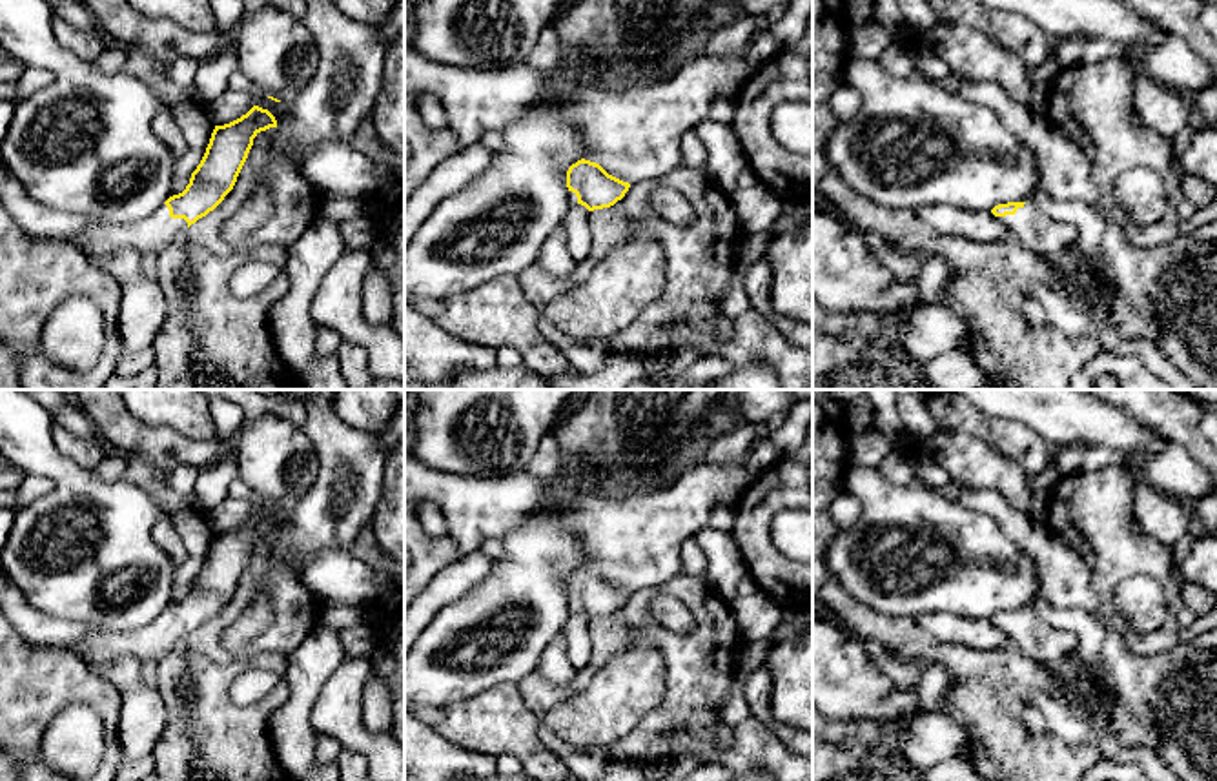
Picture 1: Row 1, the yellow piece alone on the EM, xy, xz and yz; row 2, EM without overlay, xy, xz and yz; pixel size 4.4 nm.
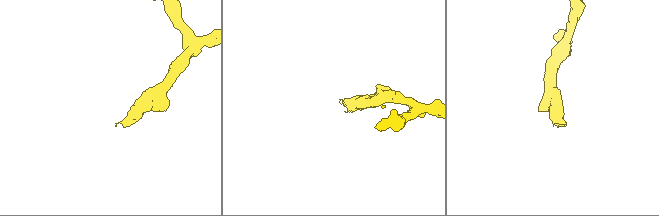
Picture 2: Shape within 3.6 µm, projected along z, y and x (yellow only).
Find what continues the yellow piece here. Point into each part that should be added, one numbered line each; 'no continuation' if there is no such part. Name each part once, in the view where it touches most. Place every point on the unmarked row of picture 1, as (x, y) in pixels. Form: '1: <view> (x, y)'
1: xy (150, 643)

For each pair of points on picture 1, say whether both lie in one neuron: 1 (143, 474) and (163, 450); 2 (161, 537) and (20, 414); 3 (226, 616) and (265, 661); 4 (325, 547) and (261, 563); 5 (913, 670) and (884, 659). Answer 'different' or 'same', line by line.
1: different
2: different
3: different
4: different
5: same

